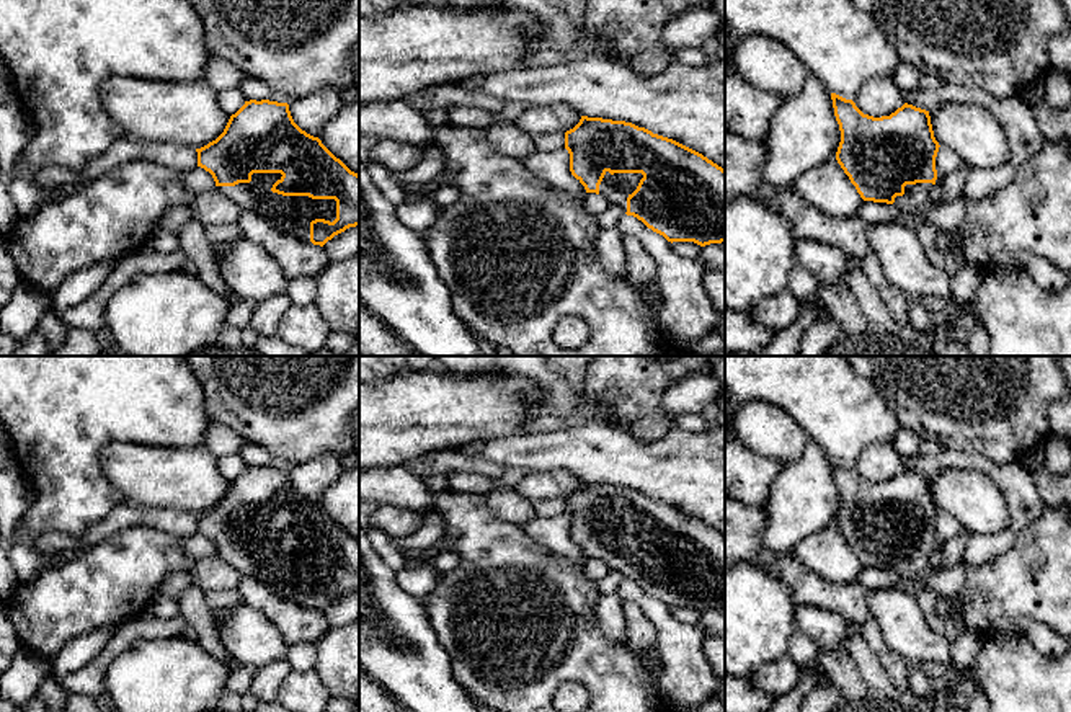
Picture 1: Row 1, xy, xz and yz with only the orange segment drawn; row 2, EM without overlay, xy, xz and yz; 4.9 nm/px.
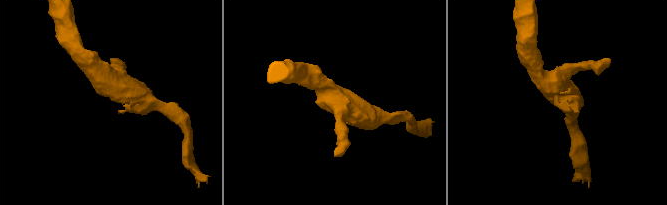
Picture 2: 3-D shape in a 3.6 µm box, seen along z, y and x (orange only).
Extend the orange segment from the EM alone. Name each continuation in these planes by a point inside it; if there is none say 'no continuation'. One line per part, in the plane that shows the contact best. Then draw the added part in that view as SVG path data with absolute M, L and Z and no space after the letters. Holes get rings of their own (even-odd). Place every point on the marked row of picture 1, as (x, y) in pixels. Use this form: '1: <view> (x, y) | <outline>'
1: xy (291, 214) | M253 173L250 183L216 186L216 189L237 204L240 211L255 212L278 230L312 243L310 222L315 219L333 222L336 201L273 193L271 188L281 176L281 173Z

